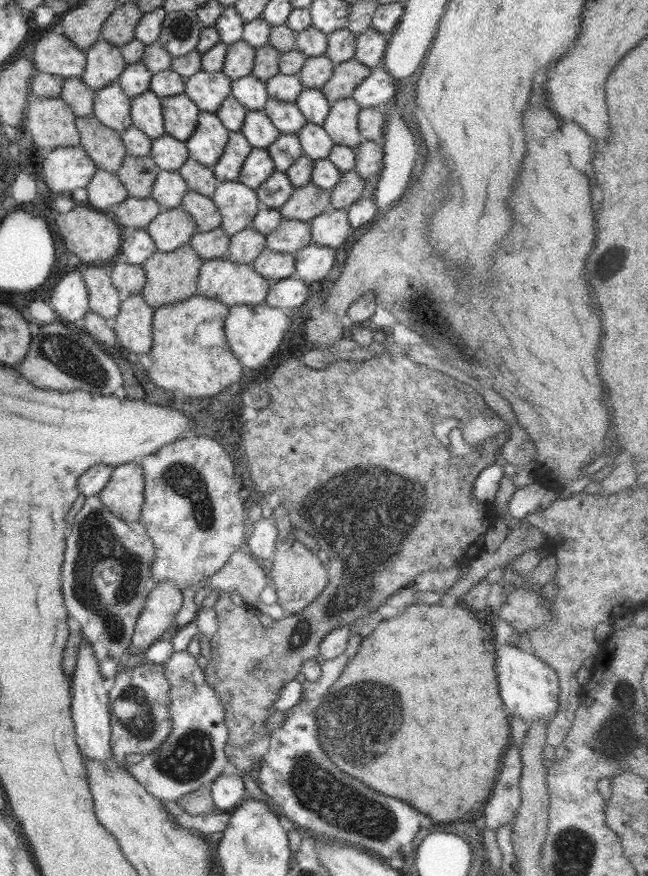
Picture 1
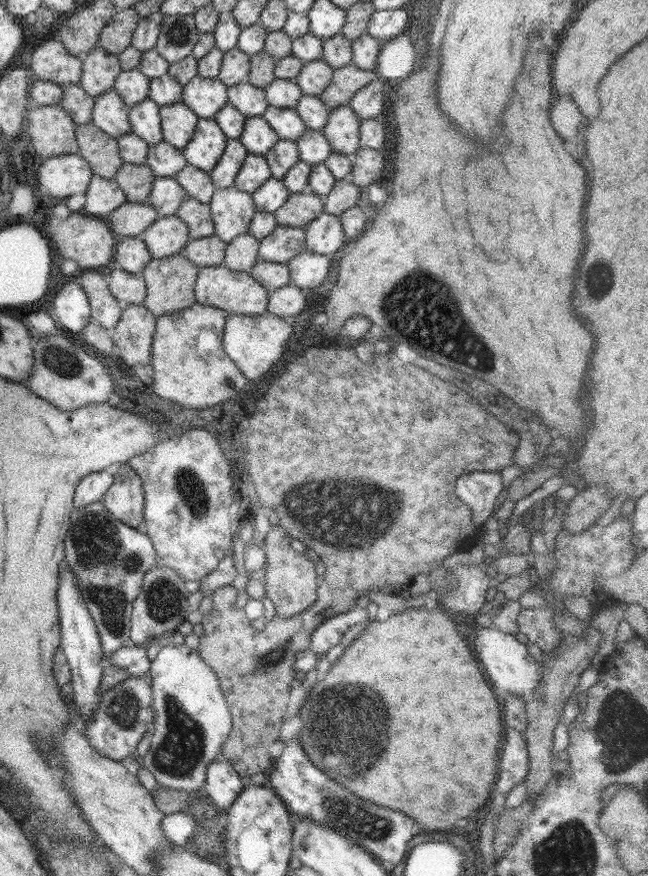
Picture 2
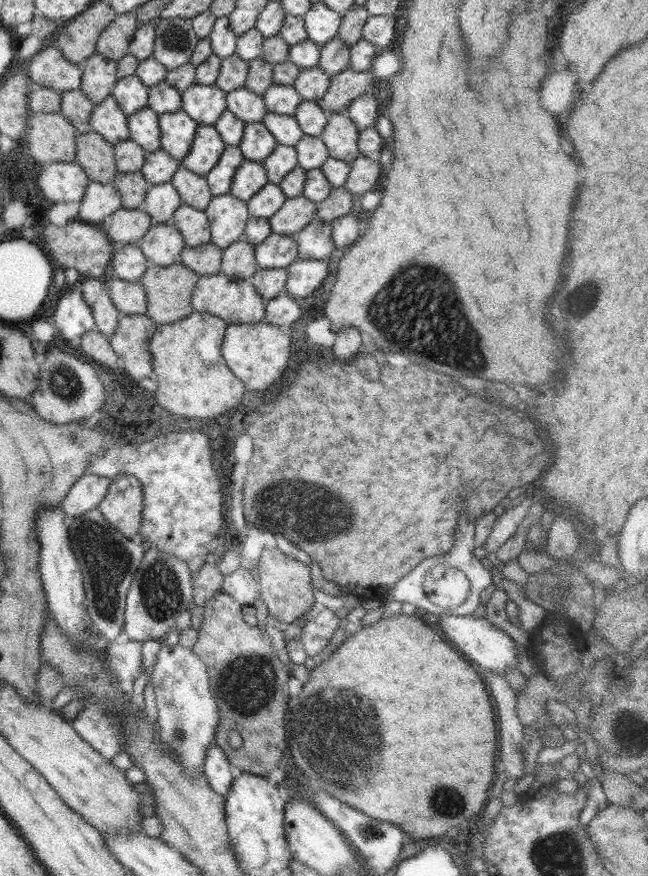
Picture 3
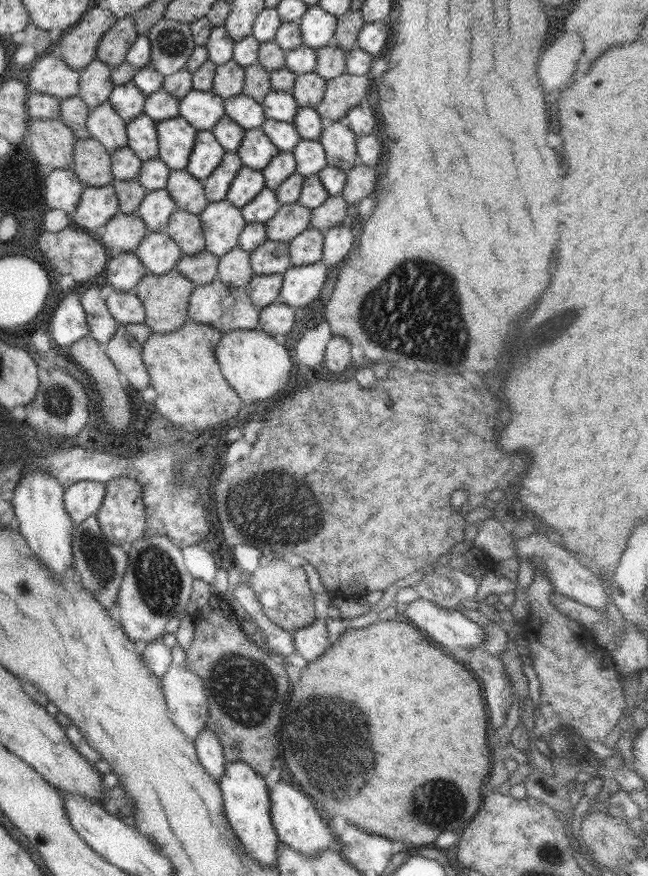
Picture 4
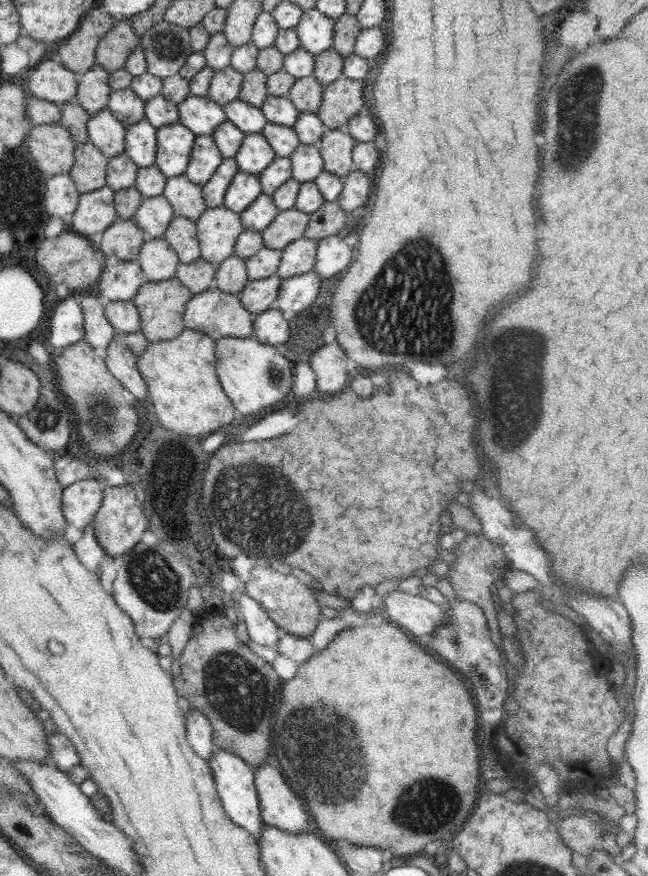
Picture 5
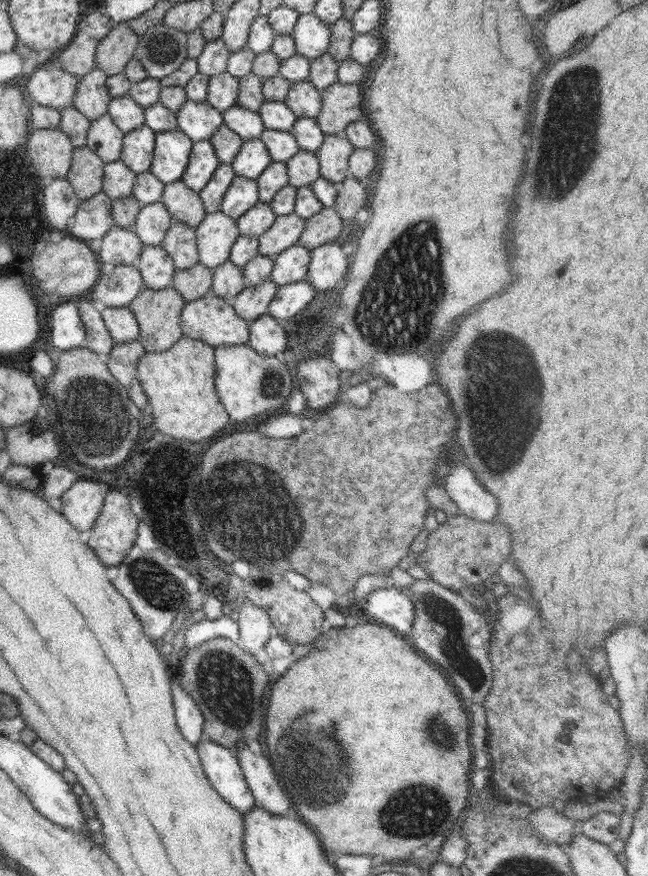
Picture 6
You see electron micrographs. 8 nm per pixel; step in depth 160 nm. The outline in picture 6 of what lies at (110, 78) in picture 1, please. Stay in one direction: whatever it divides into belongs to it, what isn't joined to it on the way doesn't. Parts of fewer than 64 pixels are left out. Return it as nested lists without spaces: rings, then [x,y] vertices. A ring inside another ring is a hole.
[[[94,68],[79,78],[71,106],[79,110],[89,121],[107,113],[112,99],[107,89],[107,77],[105,72]]]

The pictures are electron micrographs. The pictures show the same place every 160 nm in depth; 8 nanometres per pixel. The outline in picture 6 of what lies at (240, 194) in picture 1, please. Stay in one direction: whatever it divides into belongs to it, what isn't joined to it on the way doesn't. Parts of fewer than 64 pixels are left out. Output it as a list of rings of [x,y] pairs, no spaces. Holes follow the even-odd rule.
[[[221,211],[207,213],[195,228],[199,263],[216,268],[229,260],[232,245],[240,236],[237,222]]]

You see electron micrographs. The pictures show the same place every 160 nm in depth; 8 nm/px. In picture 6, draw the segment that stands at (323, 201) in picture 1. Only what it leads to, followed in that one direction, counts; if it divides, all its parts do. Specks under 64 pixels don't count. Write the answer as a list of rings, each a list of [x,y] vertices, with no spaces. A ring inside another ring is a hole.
[[[295,212],[277,216],[272,226],[257,237],[259,254],[275,259],[281,252],[297,244],[304,227],[305,219]]]

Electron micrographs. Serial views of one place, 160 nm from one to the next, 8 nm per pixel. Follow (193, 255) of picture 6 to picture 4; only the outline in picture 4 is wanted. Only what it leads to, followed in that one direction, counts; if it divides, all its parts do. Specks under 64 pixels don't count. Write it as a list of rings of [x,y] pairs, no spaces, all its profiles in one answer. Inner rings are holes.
[[[176,210],[168,221],[166,233],[181,248],[184,255],[205,250],[206,239],[201,220],[196,214]]]

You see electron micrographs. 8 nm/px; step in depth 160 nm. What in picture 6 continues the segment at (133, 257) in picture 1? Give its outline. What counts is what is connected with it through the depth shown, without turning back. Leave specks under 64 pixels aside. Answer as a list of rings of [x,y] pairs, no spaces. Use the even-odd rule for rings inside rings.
[[[115,265],[110,274],[100,275],[90,298],[108,308],[128,307],[143,288],[143,278],[136,265]]]

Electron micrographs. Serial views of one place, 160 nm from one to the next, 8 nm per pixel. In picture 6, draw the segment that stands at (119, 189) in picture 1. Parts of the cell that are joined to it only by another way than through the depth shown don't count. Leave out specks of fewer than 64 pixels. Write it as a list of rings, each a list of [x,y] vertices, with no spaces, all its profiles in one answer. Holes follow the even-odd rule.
[[[102,190],[81,202],[75,215],[74,226],[67,228],[66,233],[85,242],[104,238],[115,224],[111,214],[112,202]]]

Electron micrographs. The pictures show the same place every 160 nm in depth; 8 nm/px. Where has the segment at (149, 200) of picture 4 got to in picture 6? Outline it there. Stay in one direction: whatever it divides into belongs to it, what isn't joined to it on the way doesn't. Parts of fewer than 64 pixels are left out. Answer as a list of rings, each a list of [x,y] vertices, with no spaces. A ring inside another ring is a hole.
[[[159,201],[141,206],[132,230],[145,246],[159,246],[174,222],[166,207]]]

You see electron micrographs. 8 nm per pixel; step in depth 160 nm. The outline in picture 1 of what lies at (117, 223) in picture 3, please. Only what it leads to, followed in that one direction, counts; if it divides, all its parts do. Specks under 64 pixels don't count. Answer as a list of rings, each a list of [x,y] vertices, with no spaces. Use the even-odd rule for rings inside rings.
[[[128,196],[124,202],[113,205],[110,209],[105,210],[105,213],[113,216],[122,228],[145,229],[162,210],[161,205],[154,201],[151,196],[147,198]]]

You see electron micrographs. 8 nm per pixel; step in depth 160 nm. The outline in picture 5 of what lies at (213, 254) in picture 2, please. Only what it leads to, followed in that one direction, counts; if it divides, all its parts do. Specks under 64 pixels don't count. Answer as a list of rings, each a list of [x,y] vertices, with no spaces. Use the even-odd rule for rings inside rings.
[[[200,257],[188,264],[179,263],[175,276],[194,296],[214,285],[216,271],[215,264]]]

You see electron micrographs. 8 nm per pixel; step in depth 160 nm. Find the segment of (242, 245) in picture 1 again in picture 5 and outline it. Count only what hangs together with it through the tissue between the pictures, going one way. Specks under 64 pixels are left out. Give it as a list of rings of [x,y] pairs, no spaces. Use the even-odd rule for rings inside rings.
[[[235,254],[228,256],[216,269],[213,286],[224,293],[238,296],[249,282],[245,259]]]

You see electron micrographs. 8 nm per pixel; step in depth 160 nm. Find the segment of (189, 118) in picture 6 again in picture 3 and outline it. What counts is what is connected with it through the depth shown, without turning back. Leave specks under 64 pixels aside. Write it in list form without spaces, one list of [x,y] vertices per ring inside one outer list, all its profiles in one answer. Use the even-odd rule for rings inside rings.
[[[195,82],[181,93],[181,110],[198,125],[213,125],[226,109],[226,93],[215,84]]]

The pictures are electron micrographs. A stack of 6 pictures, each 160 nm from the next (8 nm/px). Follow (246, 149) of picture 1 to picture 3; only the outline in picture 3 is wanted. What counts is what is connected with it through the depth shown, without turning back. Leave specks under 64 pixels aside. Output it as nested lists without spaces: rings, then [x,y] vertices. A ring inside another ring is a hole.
[[[226,145],[216,166],[205,176],[212,196],[222,196],[229,192],[236,170],[244,160],[239,146]]]

